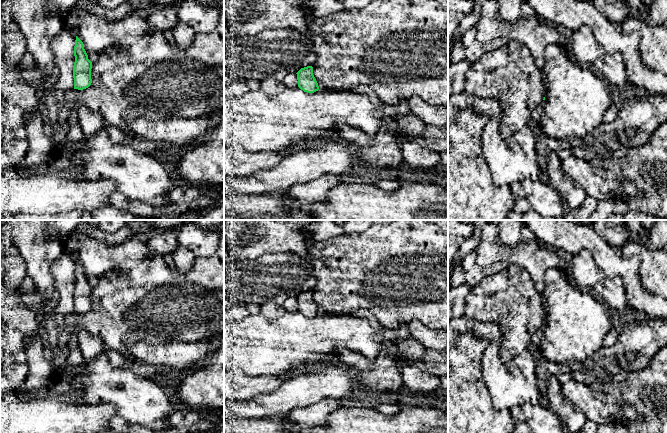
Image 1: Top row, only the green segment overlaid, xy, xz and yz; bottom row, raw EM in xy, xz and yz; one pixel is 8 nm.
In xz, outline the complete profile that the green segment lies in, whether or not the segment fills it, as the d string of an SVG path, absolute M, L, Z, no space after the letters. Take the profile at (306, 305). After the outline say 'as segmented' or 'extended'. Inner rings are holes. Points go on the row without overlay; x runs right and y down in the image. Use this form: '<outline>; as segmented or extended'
M313 291L301 292L297 297L298 311L307 317L314 317L319 314L318 307L313 299Z; as segmented

